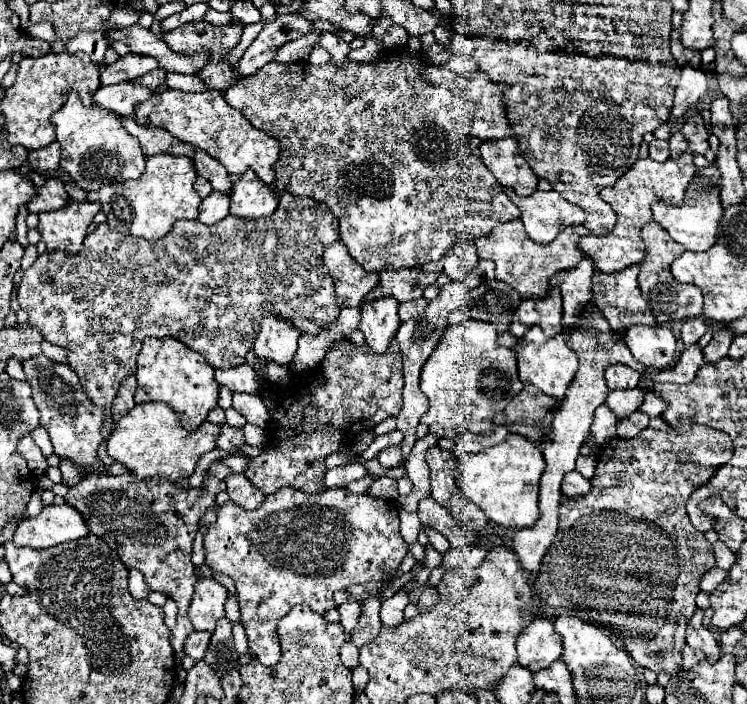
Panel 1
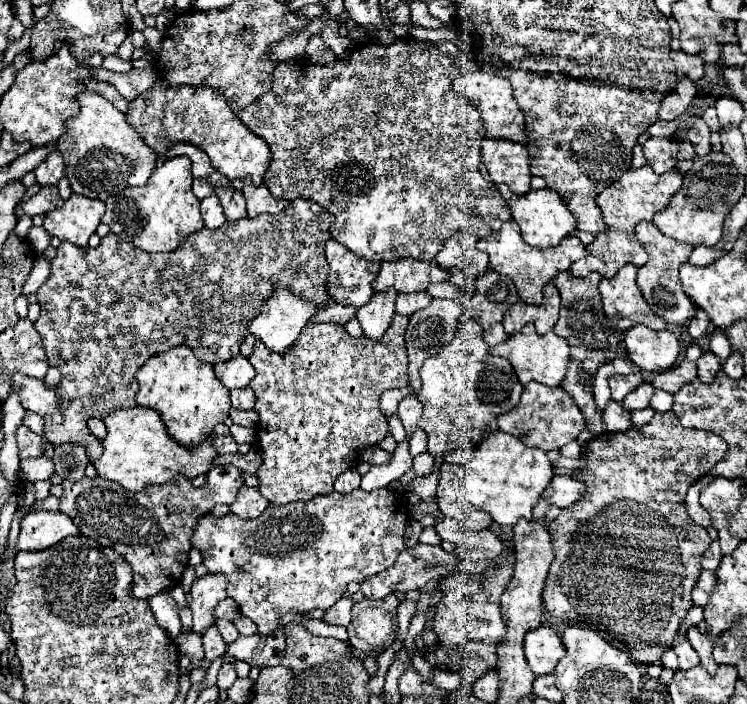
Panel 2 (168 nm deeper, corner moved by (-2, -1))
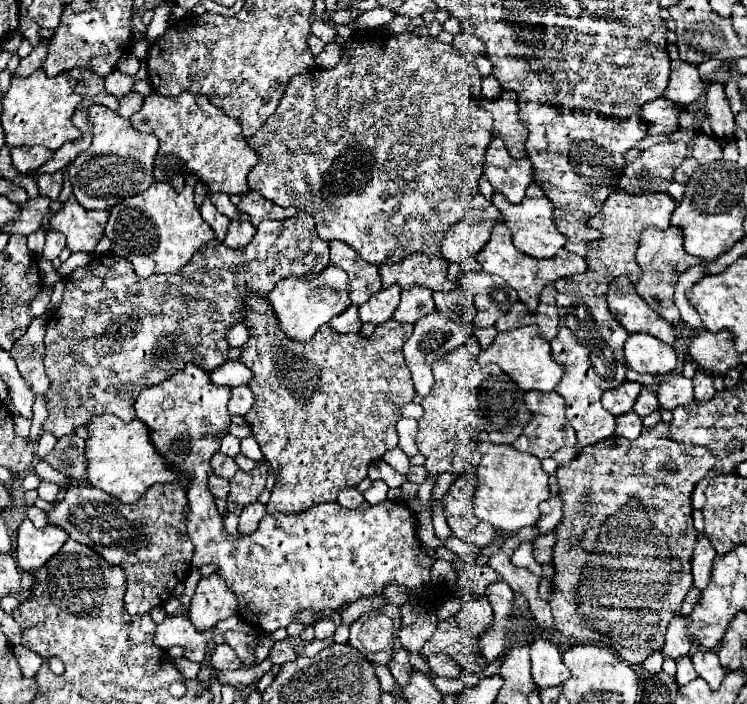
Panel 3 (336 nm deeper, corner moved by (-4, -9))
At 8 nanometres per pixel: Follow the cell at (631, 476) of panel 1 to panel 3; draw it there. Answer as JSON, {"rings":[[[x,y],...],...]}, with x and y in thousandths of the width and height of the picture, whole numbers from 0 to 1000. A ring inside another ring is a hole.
{"rings":[[[882,599],[874,608],[861,608],[858,619],[850,622],[850,625],[839,625],[839,622],[831,622],[831,619],[805,625],[802,631],[780,636],[772,645],[772,651],[764,653],[762,659],[754,659],[754,662],[746,665],[748,705],[754,710],[754,739],[748,741],[748,747],[743,753],[746,773],[740,778],[743,847],[740,847],[740,852],[735,858],[738,858],[740,878],[743,878],[743,892],[754,903],[770,906],[772,912],[788,912],[788,915],[799,915],[799,918],[807,918],[807,920],[818,920],[842,943],[858,943],[869,929],[888,920],[890,895],[893,895],[898,878],[904,878],[904,864],[909,864],[917,844],[928,832],[925,784],[930,778],[933,753],[928,750],[928,739],[925,739],[925,727],[928,727],[928,722],[925,722],[925,699],[928,699],[930,688],[941,676],[946,676],[946,670],[957,662],[957,648],[952,648],[952,642],[946,642],[946,636],[936,636],[936,634],[928,634],[928,631],[904,631],[893,619],[893,608],[896,608],[896,602]]]}

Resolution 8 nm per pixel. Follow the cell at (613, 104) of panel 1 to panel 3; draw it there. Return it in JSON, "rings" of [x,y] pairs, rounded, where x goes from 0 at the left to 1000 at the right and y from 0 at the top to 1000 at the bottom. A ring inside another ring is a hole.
{"rings":[[[695,145],[695,168],[708,185],[703,202],[705,222],[714,233],[716,259],[740,287],[740,310],[746,327],[762,344],[794,344],[805,330],[786,321],[805,295],[810,281],[826,270],[829,244],[837,233],[834,219],[866,193],[855,168],[818,170],[797,162],[759,159],[756,153],[714,151]]]}

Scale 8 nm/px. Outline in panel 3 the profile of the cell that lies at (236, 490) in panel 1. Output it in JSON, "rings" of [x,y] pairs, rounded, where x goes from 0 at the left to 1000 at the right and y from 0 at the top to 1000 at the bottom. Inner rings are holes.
{"rings":[[[339,713],[339,716],[331,716],[320,733],[320,759],[325,761],[333,761],[336,756],[344,753],[349,736],[355,733],[355,719],[349,713]]]}

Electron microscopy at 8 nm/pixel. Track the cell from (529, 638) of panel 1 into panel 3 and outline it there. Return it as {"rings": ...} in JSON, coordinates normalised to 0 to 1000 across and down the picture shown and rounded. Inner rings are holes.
{"rings":[[[719,906],[711,915],[711,960],[722,977],[748,974],[762,963],[762,949],[751,938],[751,926],[735,909]]]}

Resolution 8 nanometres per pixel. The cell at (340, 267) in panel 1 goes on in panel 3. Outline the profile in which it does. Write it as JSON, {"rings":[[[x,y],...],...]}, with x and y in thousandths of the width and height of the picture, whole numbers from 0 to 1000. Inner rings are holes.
{"rings":[[[448,341],[448,344],[440,344],[440,349],[443,349],[443,375],[454,378],[467,389],[473,432],[478,435],[489,432],[502,415],[510,412],[510,392],[505,386],[505,378],[486,369],[462,344]]]}

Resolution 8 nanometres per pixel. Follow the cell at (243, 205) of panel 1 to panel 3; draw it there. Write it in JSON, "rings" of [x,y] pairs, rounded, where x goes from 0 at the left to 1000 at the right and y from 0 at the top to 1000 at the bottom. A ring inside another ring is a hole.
{"rings":[[[331,273],[317,295],[320,295],[320,301],[333,307],[339,321],[347,321],[349,313],[355,313],[355,310],[360,310],[360,313],[382,313],[382,310],[398,304],[395,295],[376,295],[368,287],[355,284],[352,278],[347,278],[344,273]]]}

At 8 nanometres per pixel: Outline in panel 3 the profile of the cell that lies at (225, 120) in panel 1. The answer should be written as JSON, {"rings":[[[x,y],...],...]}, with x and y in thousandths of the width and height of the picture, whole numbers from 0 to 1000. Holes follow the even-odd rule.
{"rings":[[[205,131],[194,139],[186,159],[175,165],[175,176],[186,188],[199,188],[213,196],[213,216],[205,230],[207,259],[226,259],[234,264],[234,236],[248,236],[253,247],[261,247],[282,273],[328,276],[331,247],[347,230],[331,199],[323,190],[320,173],[299,162],[299,156],[280,148],[280,139],[269,134],[245,131],[237,139],[221,139]]]}

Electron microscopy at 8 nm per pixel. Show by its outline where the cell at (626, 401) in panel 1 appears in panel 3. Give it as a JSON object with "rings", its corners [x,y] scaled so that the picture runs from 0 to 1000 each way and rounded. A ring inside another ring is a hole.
{"rings":[[[858,551],[858,560],[847,577],[847,585],[853,585],[858,594],[877,585],[882,580],[882,571],[880,571],[880,563],[877,563],[877,554],[871,551]]]}

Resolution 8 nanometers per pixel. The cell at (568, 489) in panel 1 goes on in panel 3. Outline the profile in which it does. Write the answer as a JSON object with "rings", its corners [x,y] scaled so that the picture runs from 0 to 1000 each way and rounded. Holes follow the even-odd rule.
{"rings":[[[738,705],[735,710],[730,710],[727,716],[722,716],[724,724],[724,736],[716,744],[716,750],[722,753],[722,759],[735,759],[746,750],[746,744],[754,736],[754,716],[748,705]]]}

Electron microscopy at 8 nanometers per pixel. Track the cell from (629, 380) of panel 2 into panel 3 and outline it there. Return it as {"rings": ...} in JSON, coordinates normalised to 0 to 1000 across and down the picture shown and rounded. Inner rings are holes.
{"rings":[[[834,543],[829,551],[823,554],[813,554],[805,563],[805,574],[807,580],[813,580],[813,585],[818,585],[821,591],[831,591],[845,585],[853,563],[855,563],[858,545],[853,543]]]}

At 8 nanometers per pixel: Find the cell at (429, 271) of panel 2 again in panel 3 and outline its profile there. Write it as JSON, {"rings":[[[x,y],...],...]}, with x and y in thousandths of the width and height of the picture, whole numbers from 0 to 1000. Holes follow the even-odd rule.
{"rings":[[[556,358],[529,375],[521,372],[507,378],[507,389],[510,389],[513,409],[523,403],[534,403],[537,409],[564,403],[577,412],[598,415],[609,409],[609,401],[598,395],[598,378],[601,372],[590,361],[582,366],[574,366],[564,358]]]}

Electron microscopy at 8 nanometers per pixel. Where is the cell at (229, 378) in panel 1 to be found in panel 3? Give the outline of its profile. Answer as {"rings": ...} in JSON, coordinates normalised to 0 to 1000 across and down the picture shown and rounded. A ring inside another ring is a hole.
{"rings":[[[304,511],[304,514],[299,514],[293,523],[288,523],[280,531],[280,537],[282,537],[285,545],[290,545],[290,548],[307,548],[307,551],[333,545],[336,534],[339,534],[339,528],[328,517],[323,517],[317,511]]]}

